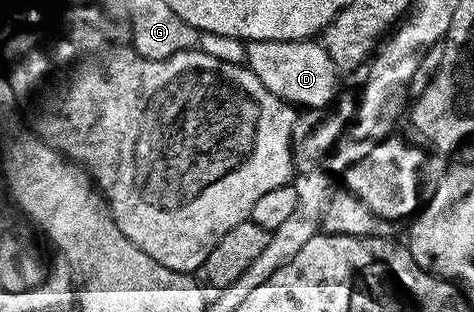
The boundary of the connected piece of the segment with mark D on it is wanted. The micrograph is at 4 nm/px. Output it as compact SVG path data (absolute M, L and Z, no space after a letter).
M264 39L252 41L246 45L245 64L282 101L288 101L295 107L307 105L314 111L322 111L333 106L339 96L338 64L326 50L326 46L314 39L305 41L285 41L284 39Z

